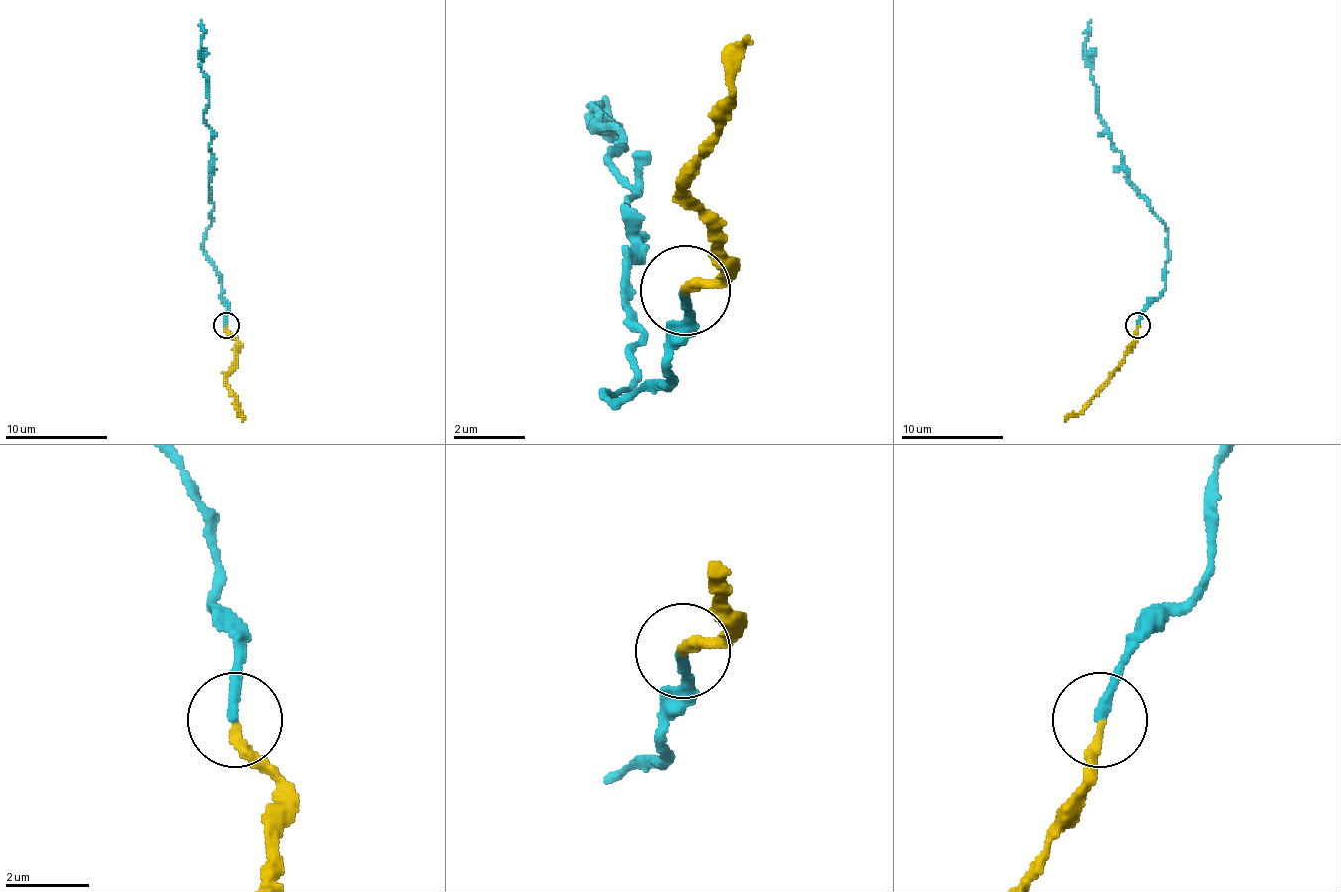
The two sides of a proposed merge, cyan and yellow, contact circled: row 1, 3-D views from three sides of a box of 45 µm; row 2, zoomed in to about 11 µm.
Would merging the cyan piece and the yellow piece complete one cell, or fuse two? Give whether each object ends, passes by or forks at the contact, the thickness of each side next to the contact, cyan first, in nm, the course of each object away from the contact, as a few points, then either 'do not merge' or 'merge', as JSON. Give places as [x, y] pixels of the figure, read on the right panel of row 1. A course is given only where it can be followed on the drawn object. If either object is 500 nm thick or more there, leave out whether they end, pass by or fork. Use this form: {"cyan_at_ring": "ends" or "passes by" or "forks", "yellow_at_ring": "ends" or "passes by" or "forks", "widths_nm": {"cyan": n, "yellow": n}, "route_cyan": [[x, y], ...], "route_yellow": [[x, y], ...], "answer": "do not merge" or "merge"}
{"cyan_at_ring": "ends", "yellow_at_ring": "ends", "widths_nm": {"cyan": 240, "yellow": 200}, "route_cyan": [[1137, 326], [1139, 316], [1165, 287], [1168, 233], [1129, 179], [1098, 112], [1085, 48], [1090, 20]], "route_yellow": [[1137, 326], [1134, 347], [1108, 383], [1065, 421]], "answer": "merge"}

